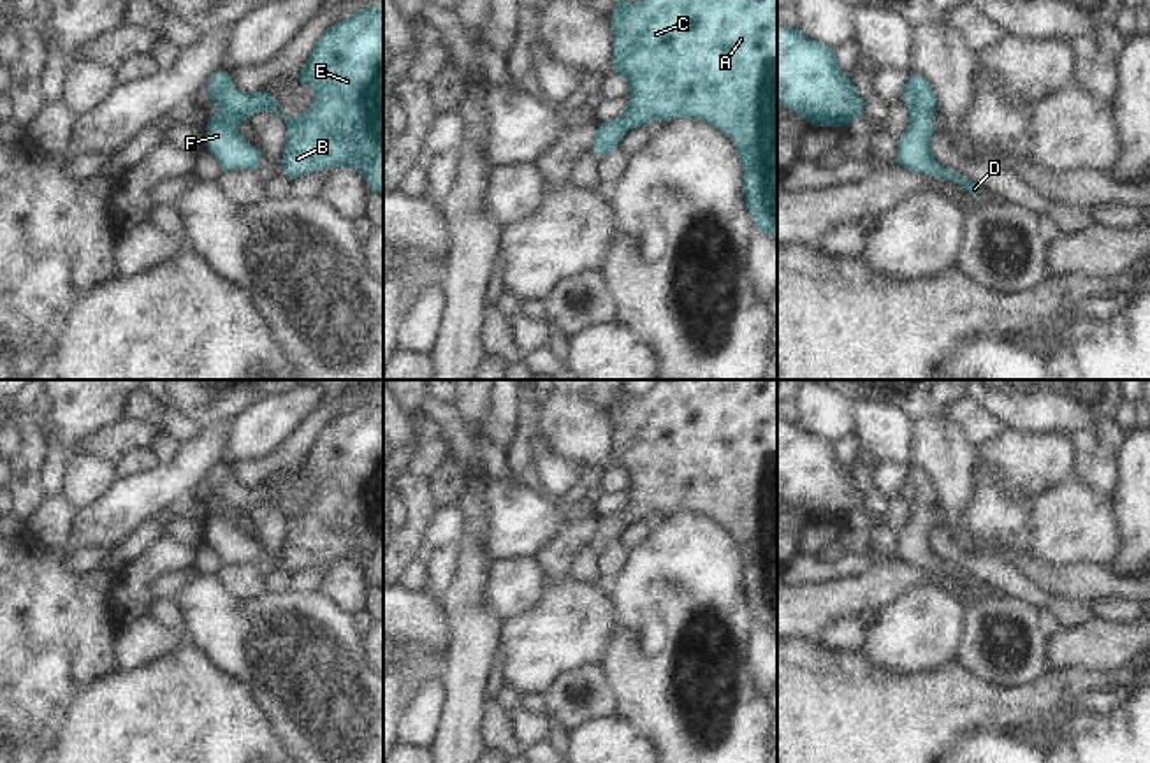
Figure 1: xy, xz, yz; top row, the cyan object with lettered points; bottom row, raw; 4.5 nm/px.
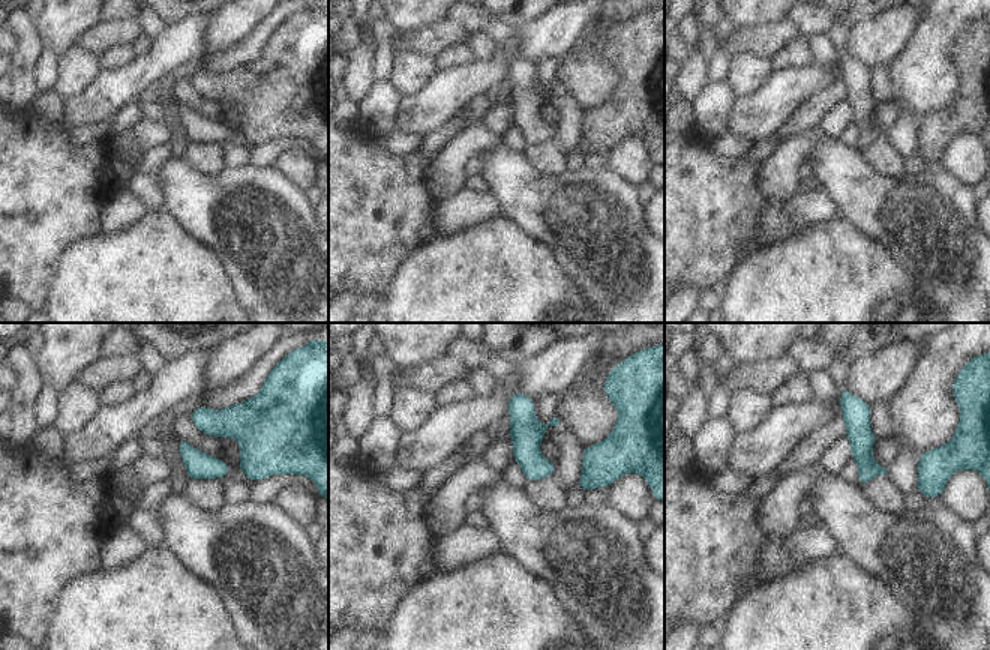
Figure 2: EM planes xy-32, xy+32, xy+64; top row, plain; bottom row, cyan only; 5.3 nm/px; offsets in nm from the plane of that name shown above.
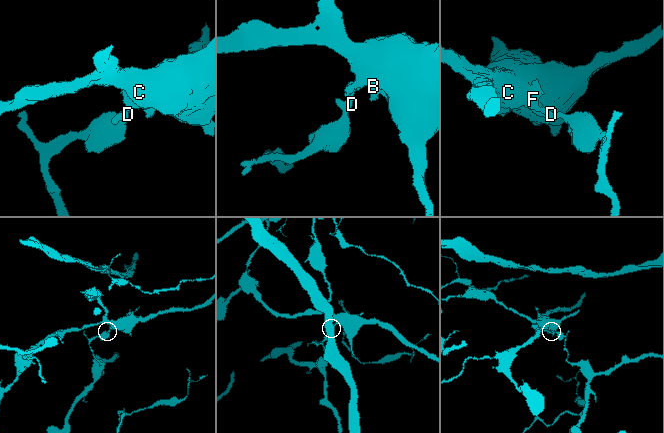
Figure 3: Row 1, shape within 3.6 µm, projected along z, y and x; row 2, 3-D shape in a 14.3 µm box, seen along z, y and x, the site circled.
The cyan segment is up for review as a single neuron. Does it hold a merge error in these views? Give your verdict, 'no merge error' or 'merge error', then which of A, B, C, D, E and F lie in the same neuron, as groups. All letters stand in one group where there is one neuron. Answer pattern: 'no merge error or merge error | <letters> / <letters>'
merge error | A B C E / D F

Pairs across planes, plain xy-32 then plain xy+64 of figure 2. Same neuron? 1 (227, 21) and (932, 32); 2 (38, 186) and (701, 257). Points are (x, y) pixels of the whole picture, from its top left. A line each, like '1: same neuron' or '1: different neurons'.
1: different neurons
2: same neuron

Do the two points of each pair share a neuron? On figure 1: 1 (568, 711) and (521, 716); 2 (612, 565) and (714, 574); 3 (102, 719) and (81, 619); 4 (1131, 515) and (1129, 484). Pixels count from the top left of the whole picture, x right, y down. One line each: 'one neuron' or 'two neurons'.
1: two neurons
2: two neurons
3: two neurons
4: one neuron

